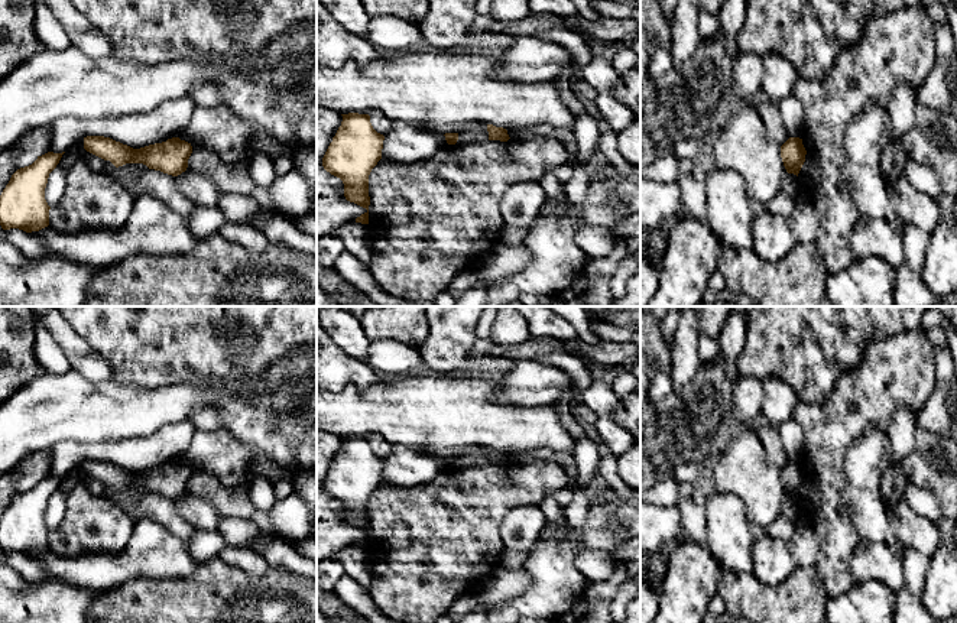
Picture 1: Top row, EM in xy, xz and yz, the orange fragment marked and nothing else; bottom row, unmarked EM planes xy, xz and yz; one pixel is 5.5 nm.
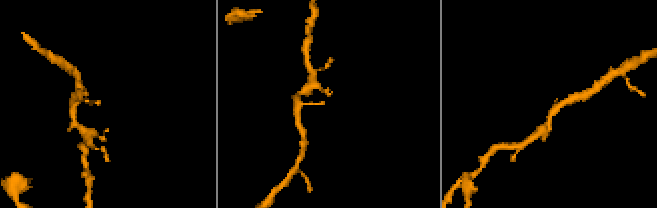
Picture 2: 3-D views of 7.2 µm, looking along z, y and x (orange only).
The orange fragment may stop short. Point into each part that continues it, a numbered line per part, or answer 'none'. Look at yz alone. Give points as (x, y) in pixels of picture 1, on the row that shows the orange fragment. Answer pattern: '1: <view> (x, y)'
none

